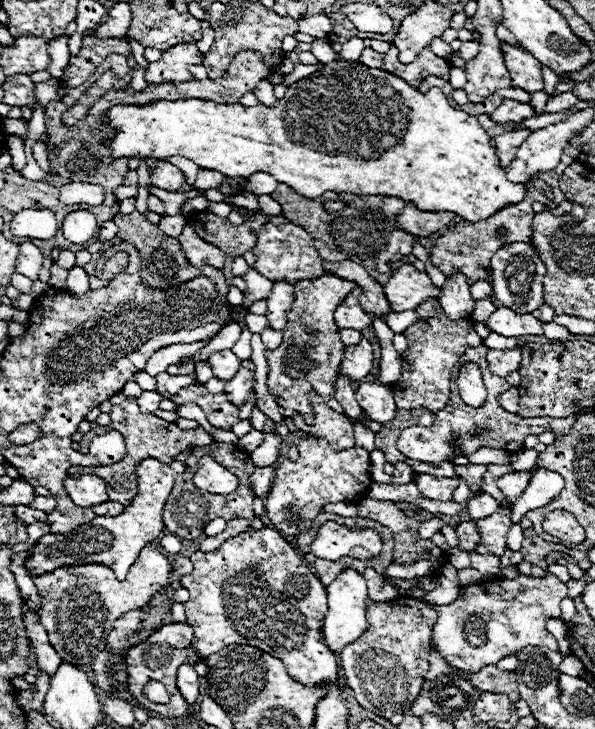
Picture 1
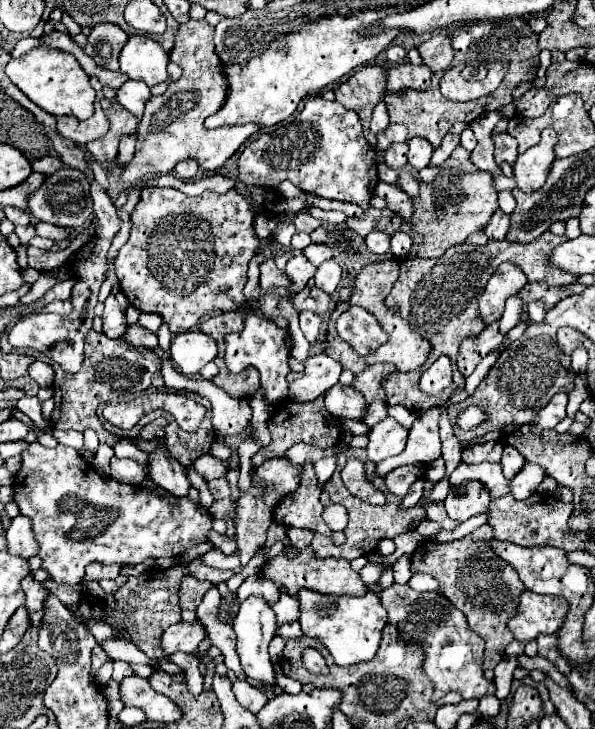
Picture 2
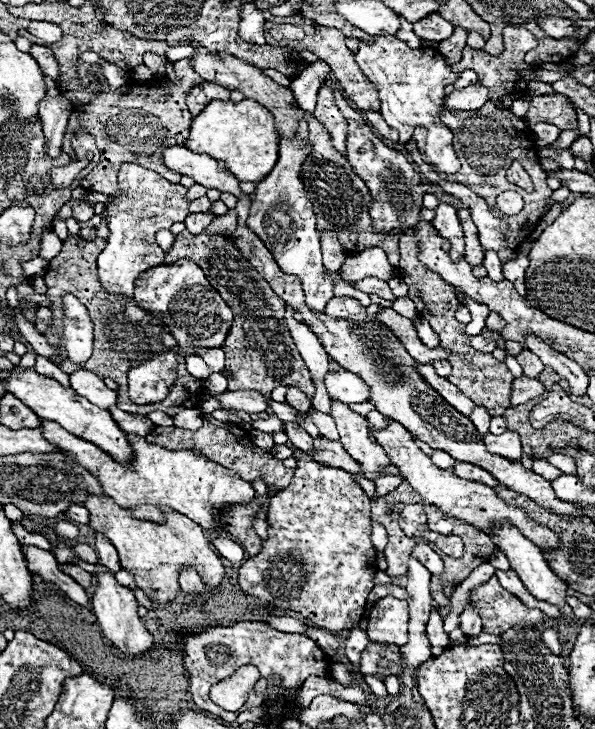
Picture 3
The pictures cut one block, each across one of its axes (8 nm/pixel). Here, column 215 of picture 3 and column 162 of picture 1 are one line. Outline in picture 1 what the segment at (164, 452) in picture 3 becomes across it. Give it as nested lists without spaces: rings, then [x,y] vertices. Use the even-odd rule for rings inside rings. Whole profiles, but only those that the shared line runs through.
[[[146,458],[136,466],[136,476],[138,476],[138,492],[120,516],[96,516],[96,520],[92,520],[84,528],[78,528],[78,532],[62,536],[52,536],[52,534],[42,536],[32,550],[32,556],[26,560],[26,568],[40,574],[60,568],[64,564],[100,562],[110,566],[116,572],[118,580],[124,580],[130,566],[136,562],[140,550],[150,540],[156,540],[162,534],[164,530],[162,510],[178,474],[172,470],[170,464],[164,464],[156,458]]]

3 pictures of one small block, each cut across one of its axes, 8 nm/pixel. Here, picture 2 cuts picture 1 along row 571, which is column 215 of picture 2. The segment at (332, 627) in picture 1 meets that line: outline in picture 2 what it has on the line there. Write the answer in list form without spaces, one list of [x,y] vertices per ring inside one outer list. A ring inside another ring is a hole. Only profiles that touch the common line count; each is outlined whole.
[[[200,330],[176,334],[170,344],[170,358],[174,360],[178,372],[184,376],[198,374],[204,368],[204,364],[214,360],[216,352],[218,350],[214,338],[208,338]]]

